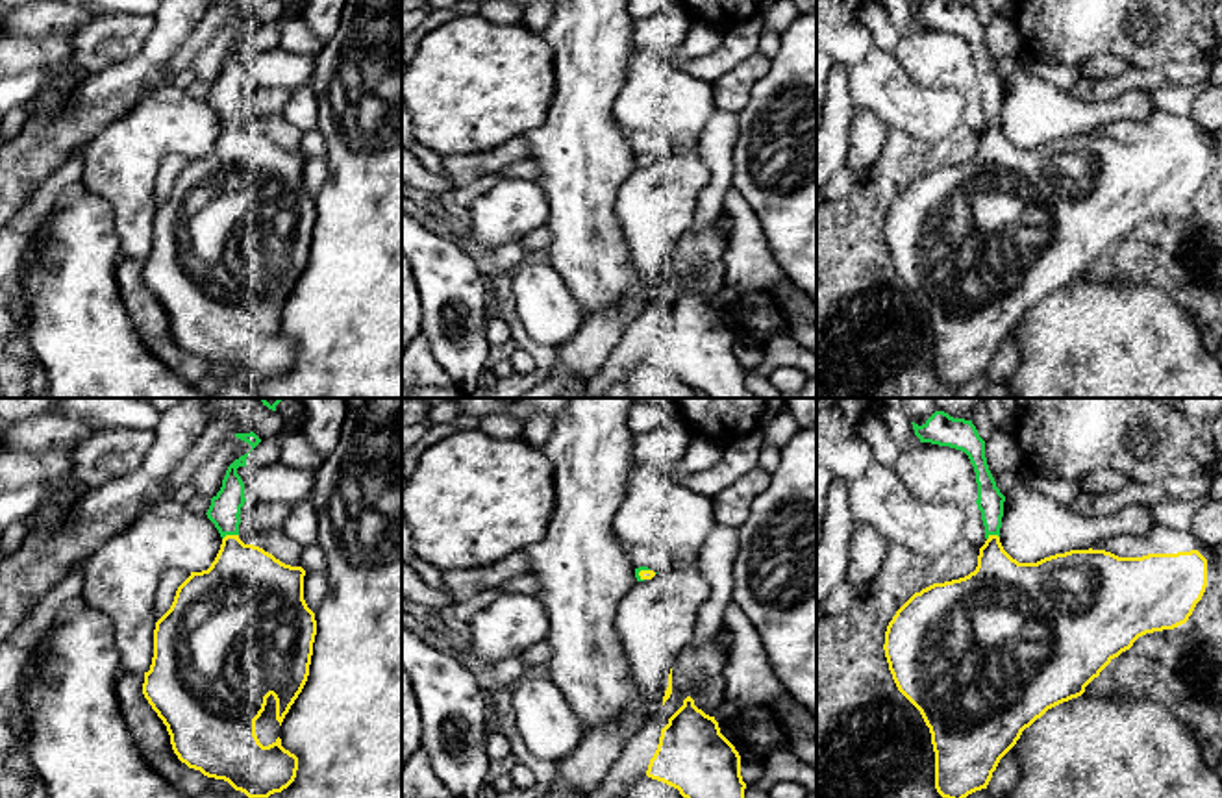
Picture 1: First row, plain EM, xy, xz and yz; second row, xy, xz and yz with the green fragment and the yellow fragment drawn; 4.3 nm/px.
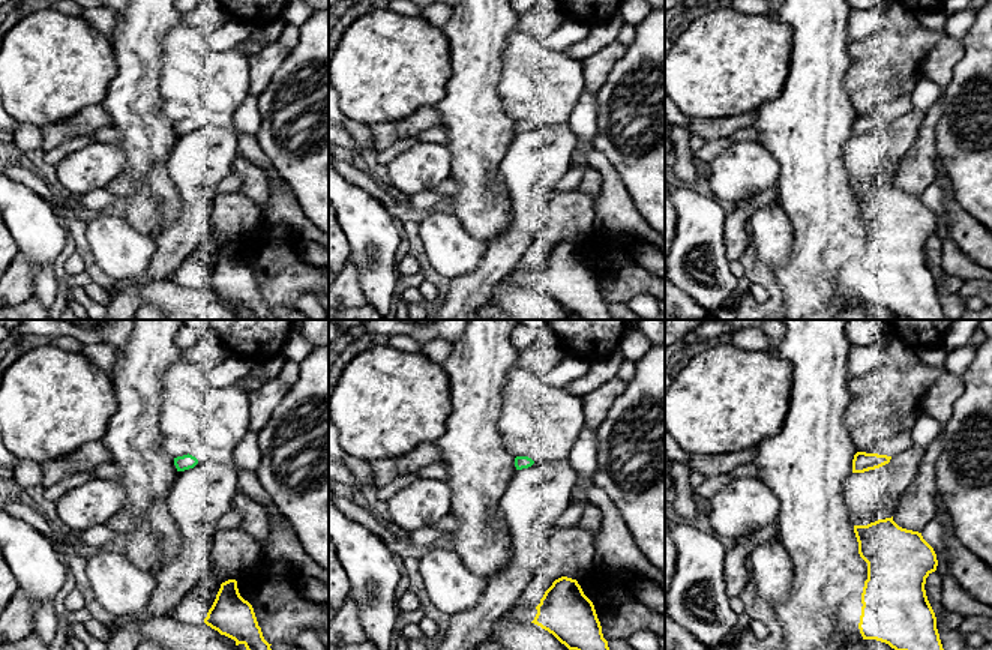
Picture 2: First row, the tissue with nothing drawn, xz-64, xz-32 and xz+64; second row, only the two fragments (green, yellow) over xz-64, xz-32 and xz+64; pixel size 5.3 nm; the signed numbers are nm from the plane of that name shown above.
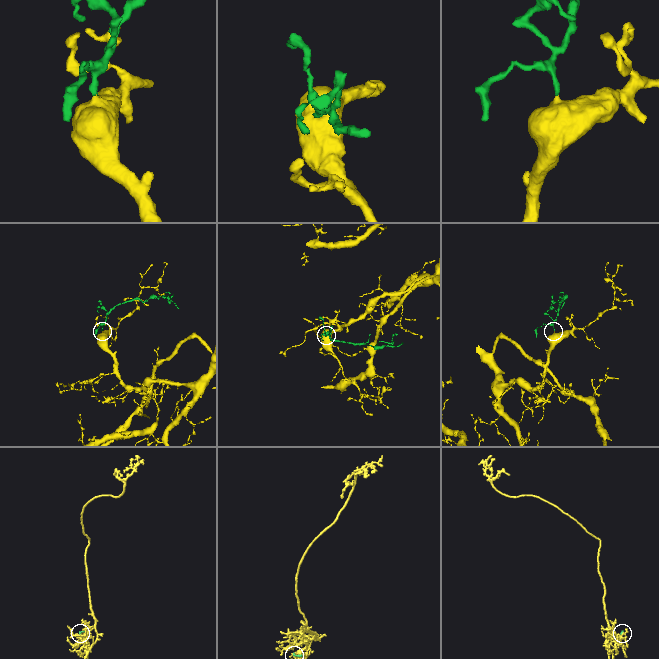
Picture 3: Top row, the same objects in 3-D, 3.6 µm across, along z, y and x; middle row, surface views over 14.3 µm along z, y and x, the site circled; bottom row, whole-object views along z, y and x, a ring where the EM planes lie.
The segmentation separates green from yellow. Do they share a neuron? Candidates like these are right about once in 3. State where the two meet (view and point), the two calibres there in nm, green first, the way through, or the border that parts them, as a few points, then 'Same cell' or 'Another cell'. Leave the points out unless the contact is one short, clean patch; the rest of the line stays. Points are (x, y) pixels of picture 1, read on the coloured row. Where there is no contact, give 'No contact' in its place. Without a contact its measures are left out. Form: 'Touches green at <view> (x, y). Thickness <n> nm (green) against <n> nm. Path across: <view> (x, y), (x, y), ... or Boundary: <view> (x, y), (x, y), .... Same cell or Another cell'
Touches green at xy (230, 534). Thickness 140 nm (green) against 360 nm. Same cell

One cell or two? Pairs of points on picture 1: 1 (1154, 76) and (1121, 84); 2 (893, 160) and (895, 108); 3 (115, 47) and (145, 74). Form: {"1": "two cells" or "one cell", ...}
{"1": "one cell", "2": "two cells", "3": "two cells"}

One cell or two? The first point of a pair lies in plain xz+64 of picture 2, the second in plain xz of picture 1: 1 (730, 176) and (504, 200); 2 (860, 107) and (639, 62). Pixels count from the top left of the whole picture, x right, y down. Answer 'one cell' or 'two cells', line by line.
1: one cell
2: two cells

